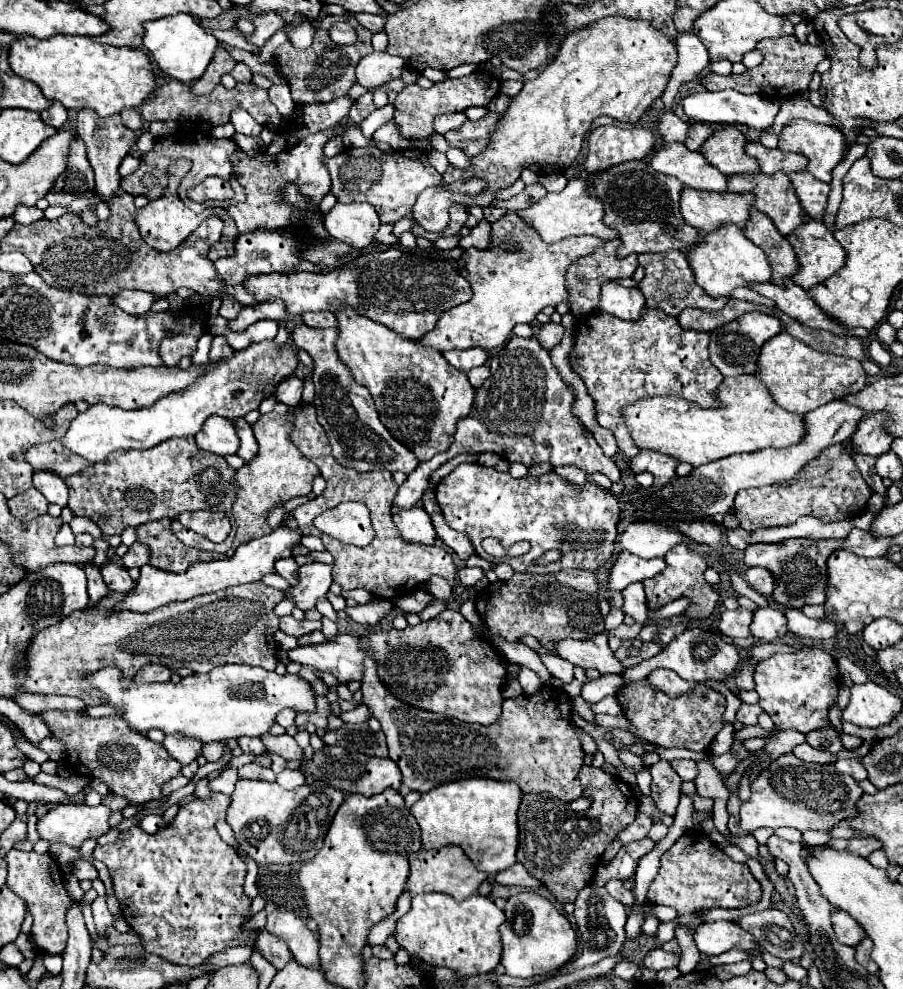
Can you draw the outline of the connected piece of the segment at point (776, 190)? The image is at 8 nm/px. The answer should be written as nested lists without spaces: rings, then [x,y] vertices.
[[[761,172],[759,174],[737,174],[735,178],[729,178],[729,190],[737,192],[737,194],[751,192],[755,196],[753,206],[759,212],[767,214],[783,236],[789,236],[791,230],[803,226],[809,220],[809,214],[803,210],[803,206],[801,206],[799,198],[797,198],[797,194],[793,190],[793,184],[791,184],[787,174],[771,174],[771,176],[761,174]]]

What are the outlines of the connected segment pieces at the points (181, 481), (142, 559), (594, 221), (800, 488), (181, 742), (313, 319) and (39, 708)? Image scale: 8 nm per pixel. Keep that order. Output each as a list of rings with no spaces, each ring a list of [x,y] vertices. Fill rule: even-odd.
[[[169,438],[147,450],[117,450],[111,454],[111,462],[107,466],[89,466],[65,480],[69,486],[69,508],[77,516],[89,516],[105,536],[121,534],[125,526],[141,526],[153,520],[161,520],[163,516],[175,518],[175,514],[185,511],[221,510],[229,514],[232,529],[225,542],[213,544],[211,540],[195,534],[193,530],[181,526],[179,522],[171,524],[173,534],[187,546],[221,552],[225,554],[231,548],[237,526],[232,517],[231,509],[235,501],[235,488],[232,484],[235,470],[225,462],[223,456],[215,456],[211,452],[199,450],[195,438]],[[203,466],[215,466],[221,473],[221,482],[217,486],[223,492],[223,502],[211,507],[205,502],[205,492],[197,484],[197,474]]]
[[[135,542],[129,548],[129,552],[123,556],[123,566],[125,568],[133,568],[133,566],[141,568],[141,566],[149,564],[149,558],[151,558],[151,548],[143,542]]]
[[[575,178],[575,180],[569,180],[567,188],[559,194],[547,194],[545,198],[541,198],[539,202],[535,202],[531,208],[523,210],[521,218],[529,224],[533,224],[533,228],[541,234],[541,238],[549,244],[553,242],[559,242],[563,238],[569,238],[569,236],[581,236],[581,234],[591,234],[591,236],[599,236],[603,240],[615,240],[619,238],[619,234],[615,234],[613,228],[609,228],[605,222],[603,222],[603,200],[595,194],[591,194],[591,180],[585,178]]]
[[[843,442],[833,444],[813,460],[809,460],[795,478],[777,482],[771,486],[741,490],[735,498],[733,514],[739,518],[739,526],[747,532],[769,526],[789,526],[799,516],[815,516],[823,522],[835,522],[843,518],[855,518],[867,510],[867,500],[873,490],[859,474],[847,446]]]
[[[165,736],[163,746],[165,746],[165,750],[167,750],[175,760],[179,760],[181,764],[187,764],[187,762],[193,762],[193,760],[199,756],[203,744],[193,742],[193,738]]]
[[[307,312],[307,314],[303,314],[303,322],[305,322],[307,326],[313,326],[313,328],[337,326],[337,318],[335,318],[335,314],[331,314],[331,312],[319,312],[319,314]]]
[[[21,692],[13,698],[27,712],[43,712],[43,710],[85,710],[83,700],[71,696],[47,696],[47,694],[29,694]]]

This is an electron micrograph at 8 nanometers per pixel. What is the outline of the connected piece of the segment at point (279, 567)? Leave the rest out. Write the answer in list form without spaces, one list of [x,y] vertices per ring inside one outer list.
[[[281,558],[275,562],[275,572],[279,576],[283,576],[291,586],[297,586],[297,582],[299,582],[297,570],[299,570],[299,564],[293,558]]]

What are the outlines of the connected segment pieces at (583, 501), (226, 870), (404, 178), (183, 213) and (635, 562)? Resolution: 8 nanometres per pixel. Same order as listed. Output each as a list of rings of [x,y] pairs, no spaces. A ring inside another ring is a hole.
[[[459,464],[437,484],[435,498],[447,524],[453,530],[467,534],[481,558],[491,558],[491,564],[507,562],[515,572],[549,574],[567,568],[595,570],[611,558],[615,548],[613,544],[617,538],[619,504],[611,492],[599,488],[595,482],[587,482],[585,490],[581,492],[553,472],[533,480],[515,480],[507,472],[499,472],[495,468],[481,464]],[[487,536],[497,538],[501,544],[527,540],[531,550],[515,558],[493,558],[481,546],[483,538]],[[551,548],[563,550],[561,560],[547,566],[535,564],[535,560]]]
[[[213,792],[209,798],[193,800],[191,804],[181,806],[177,818],[157,834],[147,834],[139,826],[133,826],[117,842],[97,846],[93,852],[93,856],[109,868],[123,916],[127,924],[141,936],[143,948],[173,964],[201,966],[207,958],[229,946],[253,946],[255,942],[255,934],[241,932],[241,926],[249,918],[251,904],[251,900],[243,894],[247,866],[237,852],[221,840],[215,828],[221,818],[227,818],[229,804],[229,794]]]
[[[375,146],[345,148],[333,158],[325,158],[331,174],[331,190],[339,202],[369,202],[375,206],[383,224],[395,224],[401,218],[413,218],[413,206],[417,196],[427,186],[443,184],[427,154],[421,150],[397,150],[391,154],[381,152]]]
[[[163,194],[161,198],[157,198],[157,200],[153,200],[153,202],[149,202],[147,206],[143,206],[143,208],[139,208],[137,210],[137,214],[135,214],[135,224],[139,226],[139,232],[143,234],[143,238],[145,238],[145,242],[149,242],[153,248],[157,248],[157,250],[173,250],[173,248],[177,248],[203,220],[207,220],[209,216],[219,216],[221,220],[225,218],[223,216],[225,212],[221,210],[221,208],[207,208],[207,210],[203,210],[203,212],[193,212],[193,210],[189,210],[183,202],[181,202],[181,198],[179,196],[171,196],[171,194]]]
[[[621,552],[617,556],[617,560],[613,562],[611,570],[609,570],[609,582],[607,582],[607,590],[623,590],[627,584],[633,582],[641,582],[645,578],[653,578],[655,574],[659,574],[665,568],[665,560],[663,558],[655,558],[655,560],[643,560],[639,556]]]

